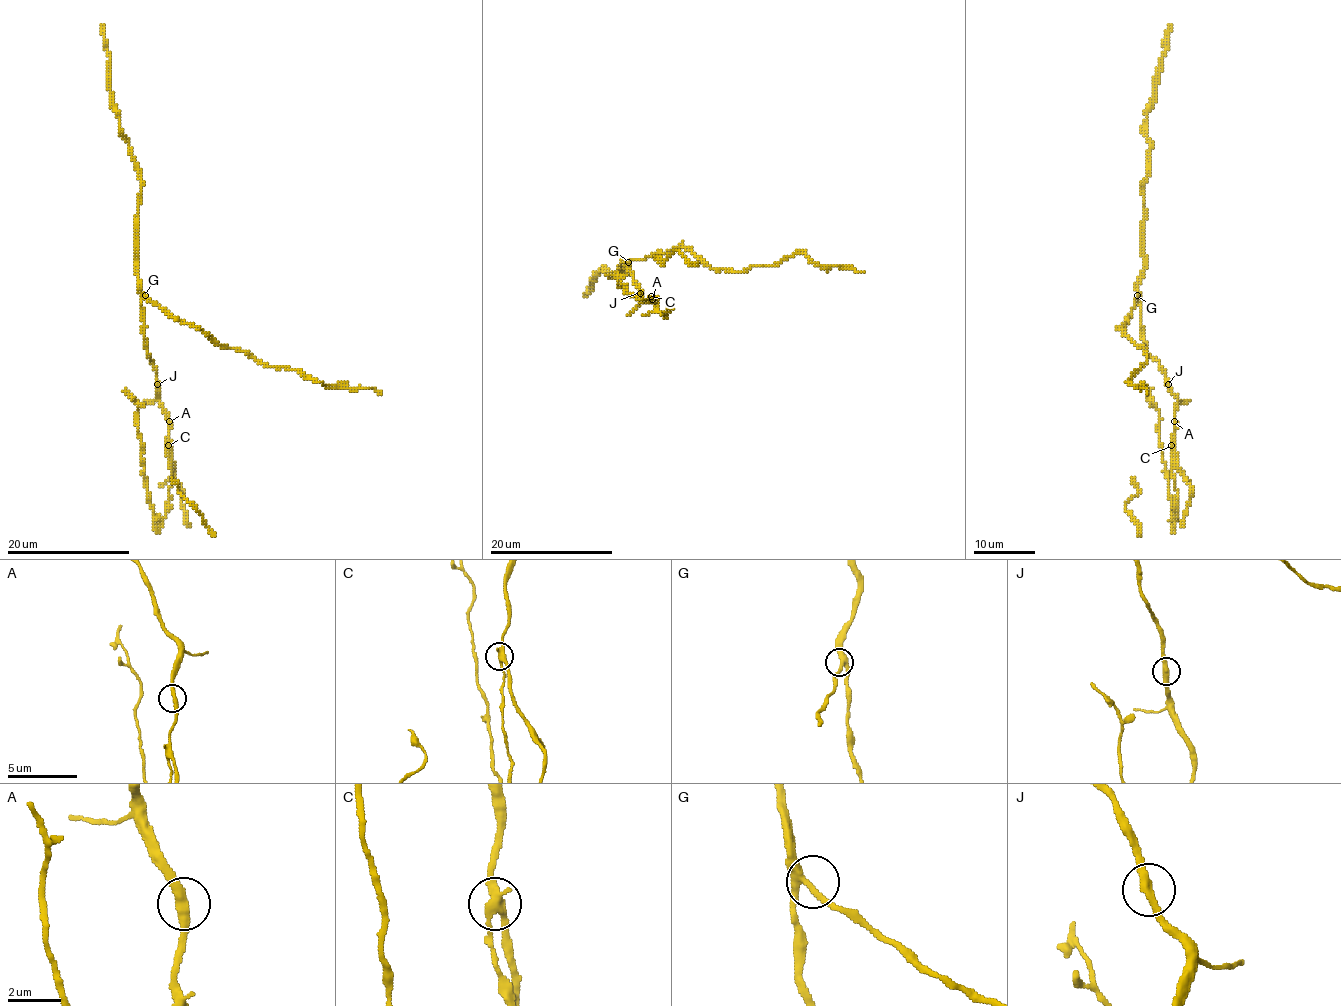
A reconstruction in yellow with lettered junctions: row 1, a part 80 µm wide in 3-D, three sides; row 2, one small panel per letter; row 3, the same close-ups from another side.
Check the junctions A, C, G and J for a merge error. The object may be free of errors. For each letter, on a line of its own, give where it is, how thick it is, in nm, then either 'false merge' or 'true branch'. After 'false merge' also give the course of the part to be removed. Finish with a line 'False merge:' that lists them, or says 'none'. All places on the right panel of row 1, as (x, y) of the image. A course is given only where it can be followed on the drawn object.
A: at (1174, 421); 360 nm thick; true branch
C: at (1171, 445); 280 nm thick; false merge; foreign part runs (1171, 446), (1177, 492), (1175, 526), (1158, 430), (1160, 412), (1151, 397), (1152, 389)
G: at (1137, 295); 280 nm thick; true branch
J: at (1168, 384); 360 nm thick; true branch
False merge: C

